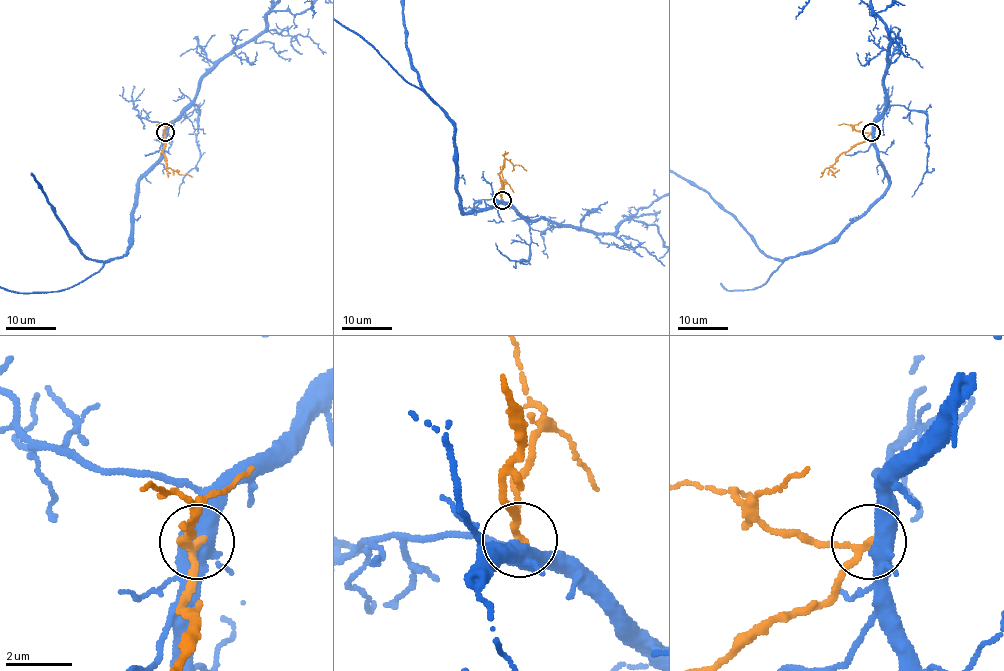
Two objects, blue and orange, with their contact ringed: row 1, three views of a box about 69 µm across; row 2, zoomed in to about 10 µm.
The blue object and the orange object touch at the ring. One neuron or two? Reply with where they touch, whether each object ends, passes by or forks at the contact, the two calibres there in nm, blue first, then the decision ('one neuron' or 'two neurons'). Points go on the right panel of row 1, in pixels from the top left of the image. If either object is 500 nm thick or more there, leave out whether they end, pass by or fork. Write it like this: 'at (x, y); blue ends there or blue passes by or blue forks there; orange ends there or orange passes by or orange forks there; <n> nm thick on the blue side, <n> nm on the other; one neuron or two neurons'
at (871, 132); blue forks there; orange passes by; 480 nm thick on the blue side, 190 nm on the other; two neurons

